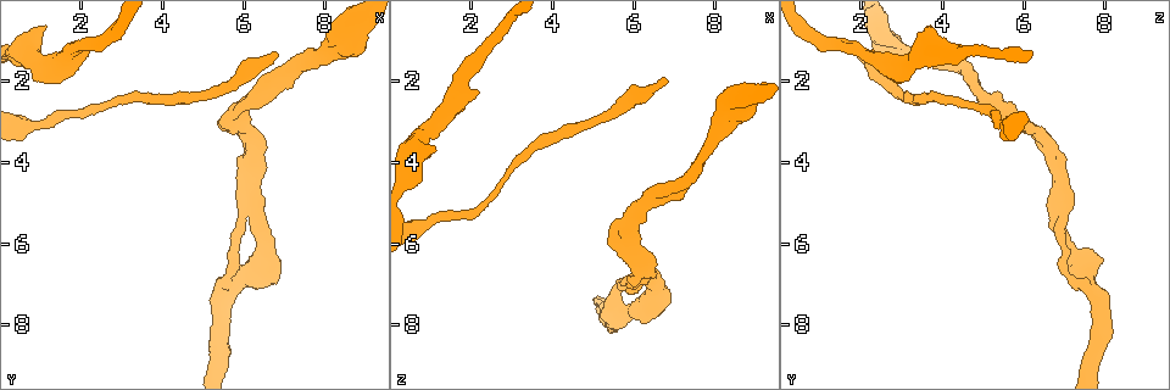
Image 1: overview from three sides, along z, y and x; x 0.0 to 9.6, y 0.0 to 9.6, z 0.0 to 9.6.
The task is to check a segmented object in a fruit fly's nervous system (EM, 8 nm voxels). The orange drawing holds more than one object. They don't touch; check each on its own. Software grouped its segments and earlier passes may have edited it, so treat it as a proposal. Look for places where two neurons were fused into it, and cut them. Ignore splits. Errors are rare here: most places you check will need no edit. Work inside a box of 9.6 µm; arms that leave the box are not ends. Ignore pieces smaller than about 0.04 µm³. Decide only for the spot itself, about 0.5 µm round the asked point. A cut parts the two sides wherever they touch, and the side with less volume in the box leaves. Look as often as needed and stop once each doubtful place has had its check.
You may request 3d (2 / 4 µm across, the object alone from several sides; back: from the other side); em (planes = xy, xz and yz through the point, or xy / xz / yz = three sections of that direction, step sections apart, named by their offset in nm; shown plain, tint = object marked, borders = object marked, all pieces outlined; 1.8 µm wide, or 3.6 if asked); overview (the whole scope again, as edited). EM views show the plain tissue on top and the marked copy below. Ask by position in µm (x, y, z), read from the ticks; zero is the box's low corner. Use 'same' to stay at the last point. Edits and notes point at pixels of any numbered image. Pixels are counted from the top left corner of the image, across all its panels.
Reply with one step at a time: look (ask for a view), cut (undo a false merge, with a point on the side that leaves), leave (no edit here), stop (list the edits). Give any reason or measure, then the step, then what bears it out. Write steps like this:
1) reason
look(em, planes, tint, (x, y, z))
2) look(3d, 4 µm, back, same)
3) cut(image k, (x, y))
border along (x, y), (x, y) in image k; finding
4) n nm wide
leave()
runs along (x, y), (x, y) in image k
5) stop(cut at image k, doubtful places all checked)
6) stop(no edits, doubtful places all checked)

sharp bend
look(em, 3.6 µm, xy, step 4, tint, (5.80, 7.05, 7.65))

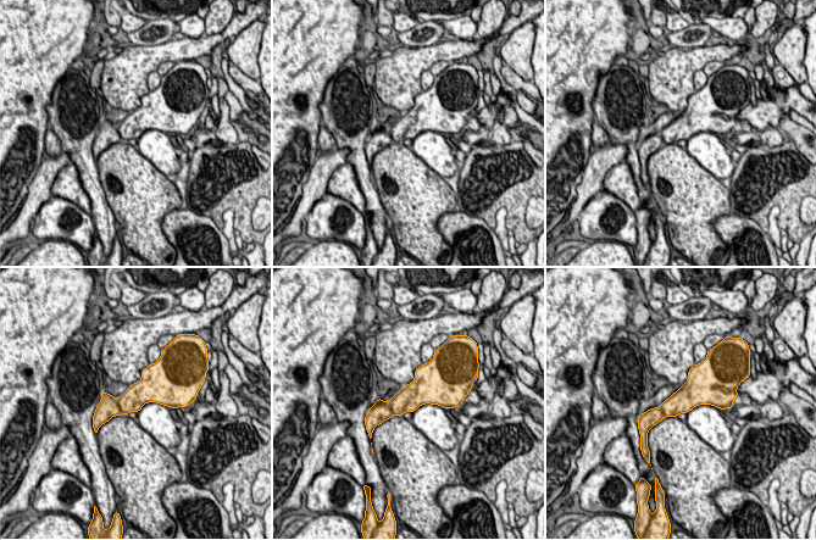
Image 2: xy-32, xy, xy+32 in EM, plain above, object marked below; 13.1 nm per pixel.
cut it another way
look(em, 3.6 µm, xz, step 4, tint, same)

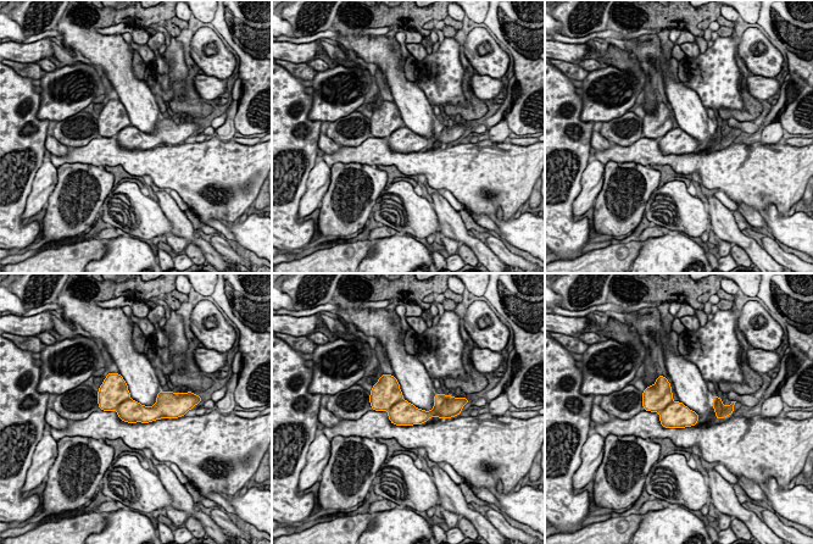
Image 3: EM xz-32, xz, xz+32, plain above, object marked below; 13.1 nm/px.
leave()
runs along (101, 403), (131, 411), (171, 409) in image 3; one neuron here

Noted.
calibre changes
look(em, planes, tint, (5.95, 5.75, 6.80))

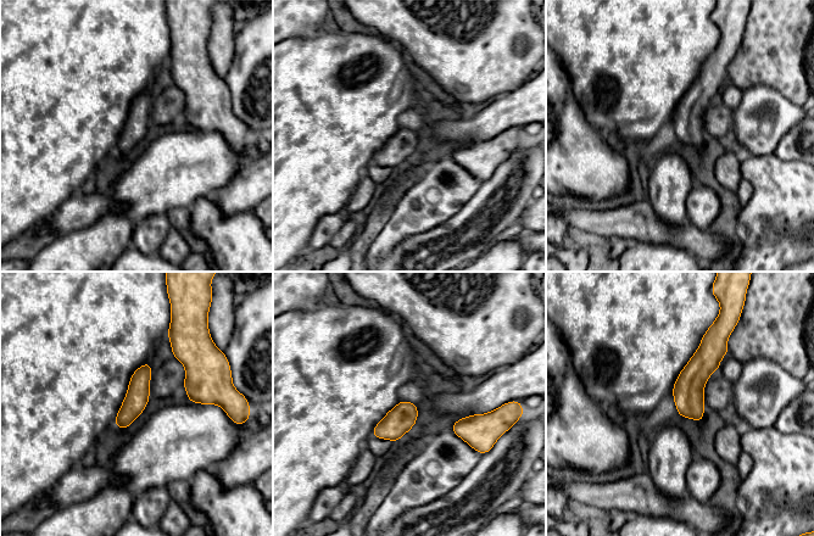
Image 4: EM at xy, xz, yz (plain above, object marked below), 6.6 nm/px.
160 nm wide
leave()
one neuron here

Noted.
branch point
look(em, 3.6 µm, planes, tint, (5.95, 3.05, 5.95))

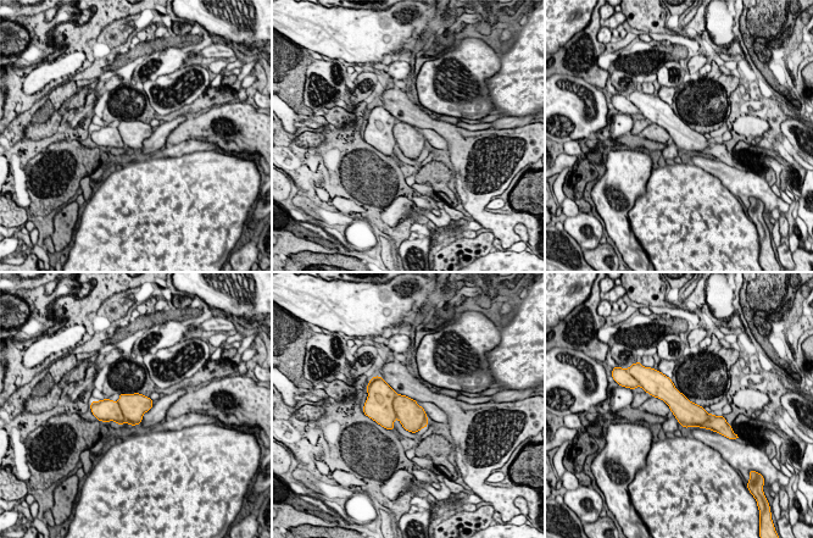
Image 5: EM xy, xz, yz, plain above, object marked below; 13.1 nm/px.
leave()
runs along (652, 390), (714, 420) in image 5; all the same neuron

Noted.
stop(no edits, doubtful places all checked)

